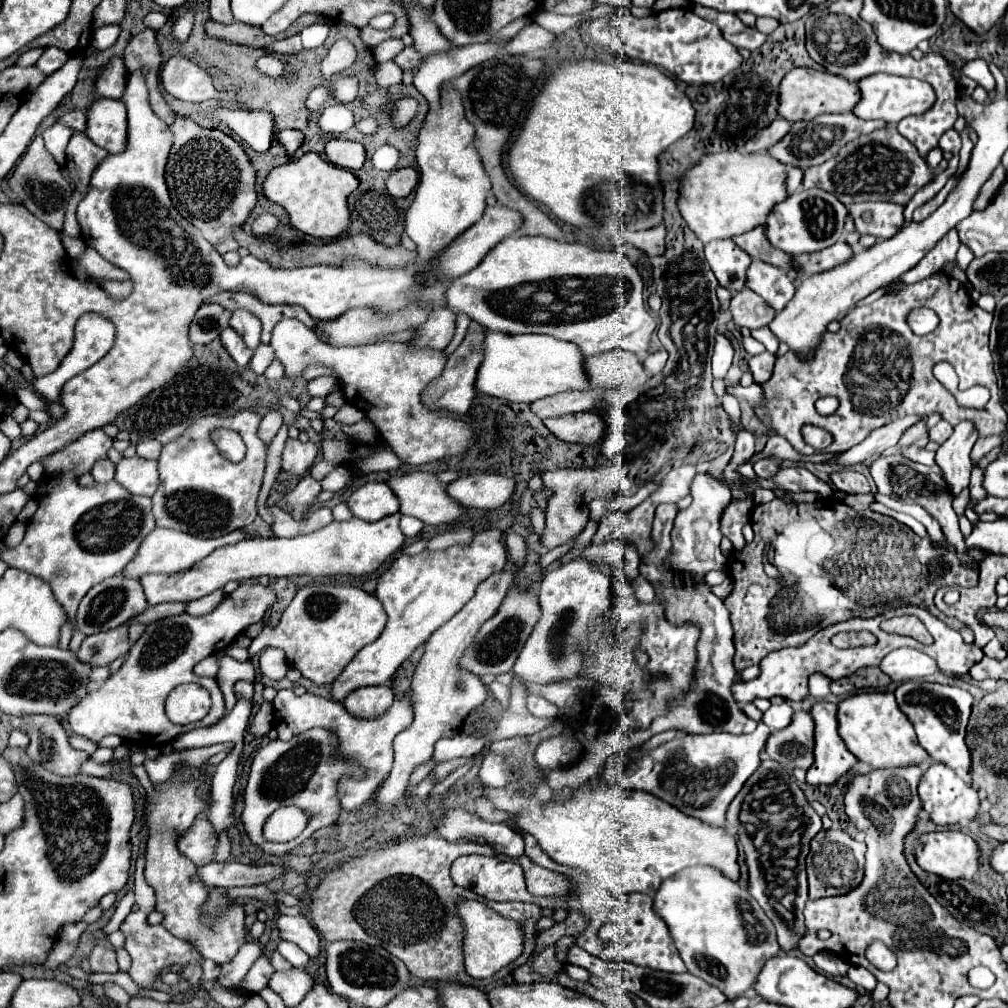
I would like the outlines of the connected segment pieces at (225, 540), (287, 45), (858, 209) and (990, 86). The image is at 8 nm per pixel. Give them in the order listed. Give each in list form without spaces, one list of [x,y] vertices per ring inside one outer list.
[[[155,528],[151,534],[147,534],[147,538],[141,542],[139,546],[139,554],[133,558],[133,562],[129,562],[129,566],[125,566],[123,576],[129,578],[141,578],[143,574],[151,574],[151,572],[179,572],[179,570],[189,570],[195,562],[199,562],[201,558],[209,556],[215,548],[223,546],[223,544],[231,544],[231,542],[239,542],[243,538],[251,538],[247,534],[243,534],[241,530],[231,532],[227,536],[219,536],[219,538],[197,538],[193,534],[181,532],[181,530],[167,530],[167,528]]]
[[[299,34],[275,41],[271,47],[272,51],[281,54],[296,54],[300,52],[302,48],[302,41]]]
[[[863,202],[853,204],[849,214],[853,216],[855,230],[859,234],[871,234],[875,238],[893,238],[905,226],[905,214],[901,204],[893,202]]]
[[[971,60],[967,62],[963,68],[961,68],[961,74],[969,76],[971,80],[975,80],[979,86],[983,86],[991,96],[989,100],[993,102],[995,100],[995,80],[987,68],[987,62],[985,60]]]

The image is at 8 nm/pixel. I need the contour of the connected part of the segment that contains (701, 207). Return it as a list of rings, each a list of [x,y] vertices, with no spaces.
[[[727,150],[705,154],[679,178],[679,214],[695,236],[707,244],[719,238],[745,234],[753,226],[763,226],[771,208],[785,198],[785,166],[765,152],[741,154]]]

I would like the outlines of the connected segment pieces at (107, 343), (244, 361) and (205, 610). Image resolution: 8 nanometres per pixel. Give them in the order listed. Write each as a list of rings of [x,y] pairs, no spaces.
[[[85,314],[85,316],[81,316],[79,322],[77,322],[77,326],[75,326],[75,344],[73,344],[71,352],[65,356],[65,360],[59,364],[59,368],[53,374],[35,380],[35,390],[43,398],[47,398],[51,402],[57,402],[59,400],[59,390],[63,388],[63,384],[69,378],[81,374],[83,370],[87,370],[89,366],[93,366],[99,358],[103,358],[109,352],[109,348],[113,346],[113,338],[115,338],[115,326],[111,322],[107,322],[99,314]]]
[[[225,328],[223,334],[221,334],[221,342],[223,346],[227,348],[227,352],[231,354],[231,358],[239,364],[239,366],[247,366],[251,356],[253,356],[253,350],[247,348],[247,344],[243,342],[243,338],[233,330],[233,328]]]
[[[215,590],[211,594],[207,594],[207,598],[199,598],[195,602],[189,602],[185,604],[185,612],[191,614],[191,616],[203,616],[203,614],[209,614],[223,598],[223,590]]]

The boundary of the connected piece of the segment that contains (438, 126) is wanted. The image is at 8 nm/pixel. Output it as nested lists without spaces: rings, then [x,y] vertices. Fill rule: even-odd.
[[[441,94],[439,108],[427,114],[419,132],[419,184],[405,214],[405,234],[417,244],[419,264],[429,262],[435,254],[439,254],[439,250],[443,250],[443,246],[447,246],[447,242],[453,242],[453,238],[483,216],[491,182],[481,166],[479,154],[475,154],[473,136],[475,132],[463,114],[459,94]]]

